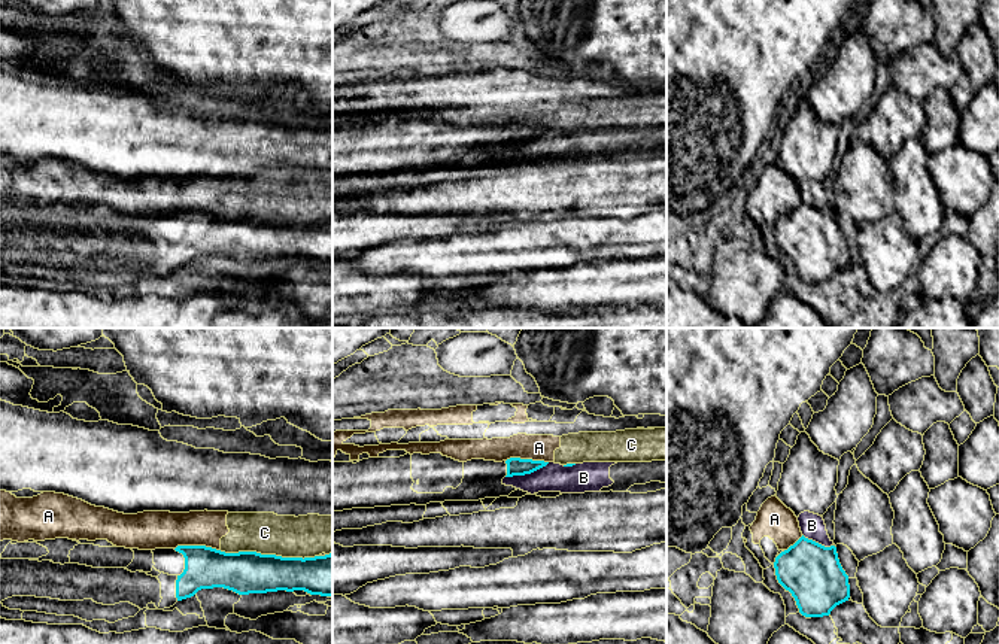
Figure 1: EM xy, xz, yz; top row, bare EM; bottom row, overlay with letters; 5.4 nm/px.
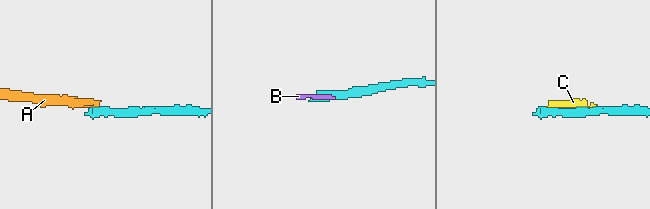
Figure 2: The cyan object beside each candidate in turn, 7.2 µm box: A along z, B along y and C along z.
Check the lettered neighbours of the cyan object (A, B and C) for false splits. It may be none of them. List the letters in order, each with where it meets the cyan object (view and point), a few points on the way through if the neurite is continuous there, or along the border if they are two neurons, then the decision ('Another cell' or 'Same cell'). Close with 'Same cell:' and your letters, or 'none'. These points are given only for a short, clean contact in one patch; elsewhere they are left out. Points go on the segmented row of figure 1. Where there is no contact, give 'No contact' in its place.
A: Touches cyan at xy (197, 546). Boundary: xy (175, 547), (210, 546), (219, 550). Another cell
B: Touches cyan at xz (527, 473). Another cell
C: Touches cyan at xy (269, 555). Another cell
Same cell: none

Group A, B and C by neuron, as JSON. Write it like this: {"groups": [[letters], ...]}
{"groups": [["A", "C"], ["B"]]}

